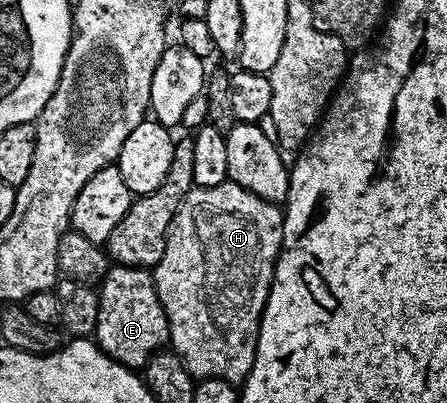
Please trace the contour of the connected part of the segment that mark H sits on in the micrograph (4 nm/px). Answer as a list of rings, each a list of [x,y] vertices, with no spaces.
[[[230,180],[212,186],[195,186],[185,196],[181,208],[177,208],[177,216],[173,216],[173,220],[169,224],[169,232],[165,240],[165,256],[161,256],[159,263],[153,267],[153,273],[155,291],[165,308],[165,316],[169,320],[170,349],[178,354],[192,378],[196,380],[220,378],[232,384],[241,384],[249,376],[257,352],[257,336],[259,335],[261,316],[275,279],[275,261],[279,259],[279,249],[283,243],[283,212],[284,207],[280,203],[265,200],[261,196],[241,188],[241,184]]]

